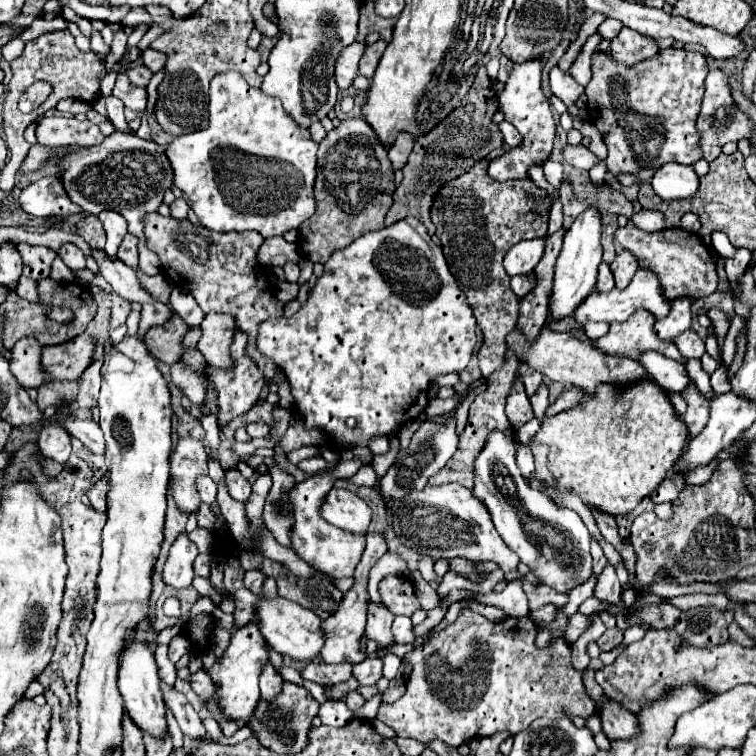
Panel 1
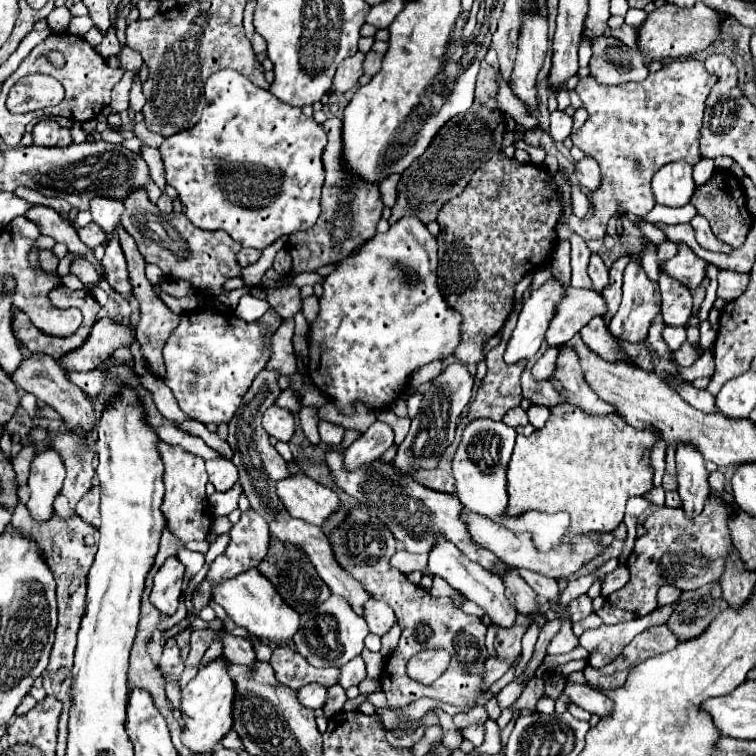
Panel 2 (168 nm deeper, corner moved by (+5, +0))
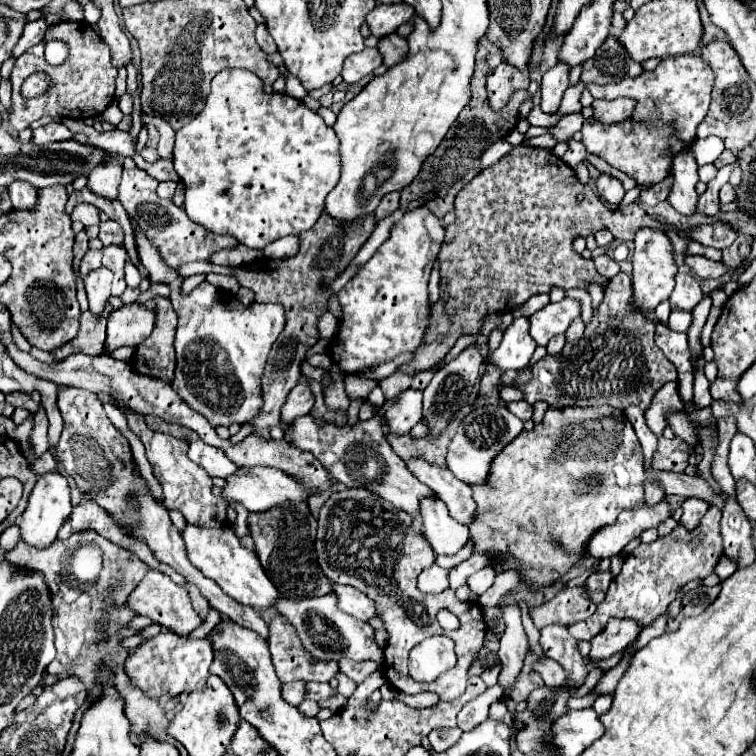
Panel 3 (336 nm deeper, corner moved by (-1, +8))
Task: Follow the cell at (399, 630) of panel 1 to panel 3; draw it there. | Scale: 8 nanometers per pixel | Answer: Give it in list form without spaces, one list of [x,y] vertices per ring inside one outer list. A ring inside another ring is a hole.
[[[333,585],[333,593],[337,593],[339,603],[337,607],[349,615],[353,615],[359,621],[371,621],[377,617],[375,613],[375,601],[361,593],[359,589],[351,585]]]

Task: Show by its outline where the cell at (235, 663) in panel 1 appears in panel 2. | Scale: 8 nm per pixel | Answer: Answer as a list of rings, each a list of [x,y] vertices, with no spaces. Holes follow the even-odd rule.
[[[219,657],[219,661],[209,663],[207,667],[201,667],[195,679],[189,681],[189,685],[181,691],[181,713],[183,713],[183,733],[181,743],[193,753],[213,753],[215,745],[231,731],[233,727],[233,697],[235,697],[235,685],[225,669],[225,657]]]

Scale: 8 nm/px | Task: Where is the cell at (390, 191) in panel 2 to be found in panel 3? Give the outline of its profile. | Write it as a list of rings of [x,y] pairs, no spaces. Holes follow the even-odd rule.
[[[399,191],[387,193],[387,197],[383,197],[383,201],[379,203],[379,207],[377,207],[377,211],[375,211],[375,217],[383,219],[383,217],[391,215],[397,207],[399,207]]]

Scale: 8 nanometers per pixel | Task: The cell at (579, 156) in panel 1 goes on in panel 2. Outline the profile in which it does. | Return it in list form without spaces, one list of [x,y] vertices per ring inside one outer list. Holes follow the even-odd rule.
[[[591,157],[579,161],[575,165],[575,175],[579,179],[579,185],[587,191],[595,191],[601,185],[601,173],[599,173],[599,165],[597,161],[593,161]]]

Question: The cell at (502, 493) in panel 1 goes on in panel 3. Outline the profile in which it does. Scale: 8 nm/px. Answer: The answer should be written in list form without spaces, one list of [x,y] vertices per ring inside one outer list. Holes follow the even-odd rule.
[[[485,405],[467,417],[463,417],[457,435],[453,437],[447,453],[447,467],[455,471],[455,477],[467,485],[487,485],[491,461],[523,431],[523,421],[517,419],[503,405]]]

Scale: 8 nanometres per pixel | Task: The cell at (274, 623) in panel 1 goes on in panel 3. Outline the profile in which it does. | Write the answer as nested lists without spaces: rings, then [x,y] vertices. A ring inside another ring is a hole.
[[[187,525],[183,531],[183,539],[187,545],[189,561],[201,569],[201,573],[209,579],[213,579],[223,593],[239,601],[241,605],[247,605],[257,611],[275,609],[275,603],[281,599],[277,587],[271,583],[271,579],[265,575],[259,557],[255,551],[241,545],[239,537],[231,527],[219,527],[219,529],[199,529],[195,525]]]

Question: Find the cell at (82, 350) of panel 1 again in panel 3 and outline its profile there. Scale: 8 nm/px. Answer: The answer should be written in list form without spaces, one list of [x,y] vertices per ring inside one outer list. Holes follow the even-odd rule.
[[[123,305],[107,317],[107,339],[103,343],[103,353],[113,353],[119,347],[137,347],[145,341],[155,323],[155,313],[145,305]]]

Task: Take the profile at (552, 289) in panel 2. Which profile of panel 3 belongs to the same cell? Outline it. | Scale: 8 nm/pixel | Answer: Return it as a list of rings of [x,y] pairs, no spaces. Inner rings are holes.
[[[517,317],[507,327],[501,345],[493,351],[487,363],[493,363],[503,371],[523,369],[529,365],[529,359],[535,353],[537,345],[535,341],[531,341],[531,335],[527,333],[527,321],[529,317]]]

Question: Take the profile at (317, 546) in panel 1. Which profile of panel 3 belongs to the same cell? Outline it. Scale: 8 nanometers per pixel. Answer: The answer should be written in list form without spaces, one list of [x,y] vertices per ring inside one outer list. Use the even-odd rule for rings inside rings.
[[[407,389],[401,393],[399,403],[385,413],[385,425],[391,433],[409,433],[421,419],[421,391]]]

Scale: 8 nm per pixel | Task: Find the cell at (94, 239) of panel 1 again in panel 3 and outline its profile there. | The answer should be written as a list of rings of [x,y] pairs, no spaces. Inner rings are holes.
[[[101,221],[99,223],[99,239],[103,245],[121,245],[123,243],[123,231],[115,221]]]

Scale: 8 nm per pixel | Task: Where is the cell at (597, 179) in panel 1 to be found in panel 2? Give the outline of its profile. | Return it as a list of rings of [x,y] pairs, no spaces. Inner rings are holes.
[[[597,253],[591,255],[591,263],[589,263],[589,267],[587,267],[587,273],[589,273],[591,281],[593,281],[593,289],[595,289],[595,291],[605,289],[605,285],[607,285],[607,281],[609,281],[609,271],[607,271],[605,263],[601,261],[601,257],[599,257]]]

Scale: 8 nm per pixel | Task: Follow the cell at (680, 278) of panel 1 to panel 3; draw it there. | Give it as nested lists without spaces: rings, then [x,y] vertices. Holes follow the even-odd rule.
[[[685,255],[685,265],[691,267],[691,271],[701,279],[717,279],[727,271],[723,263],[711,261],[703,255]]]

